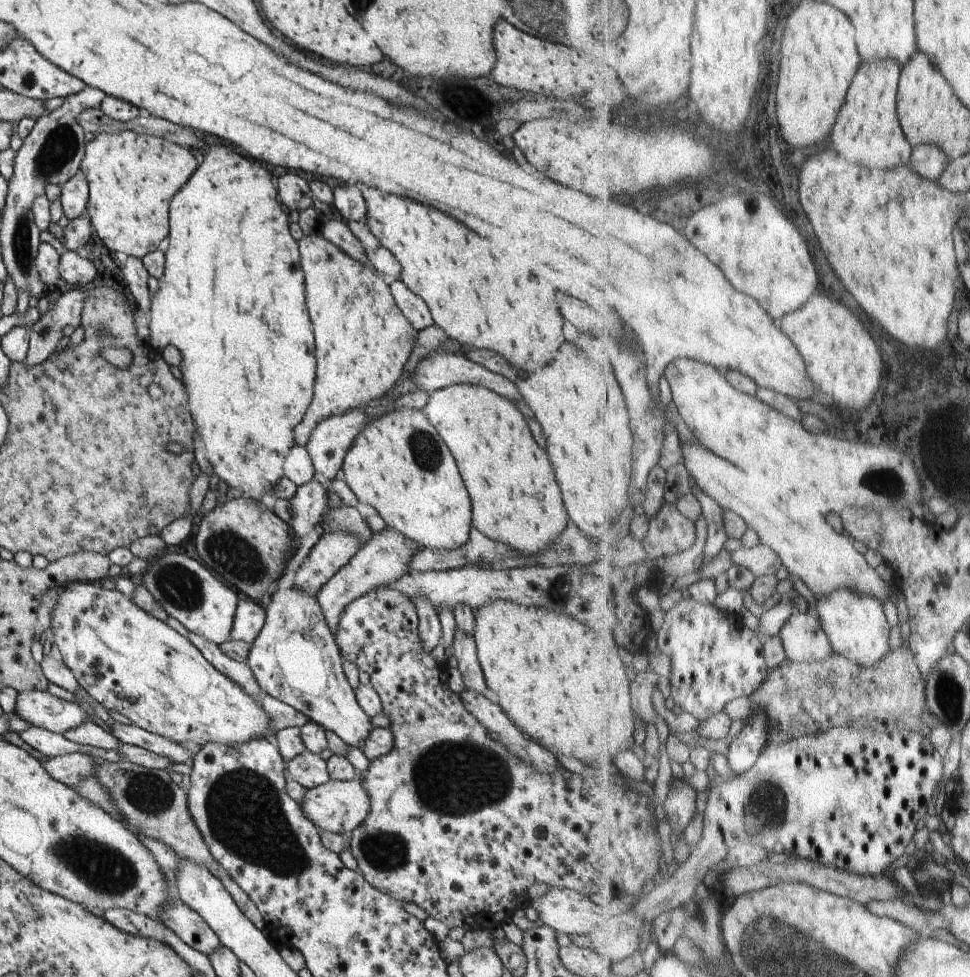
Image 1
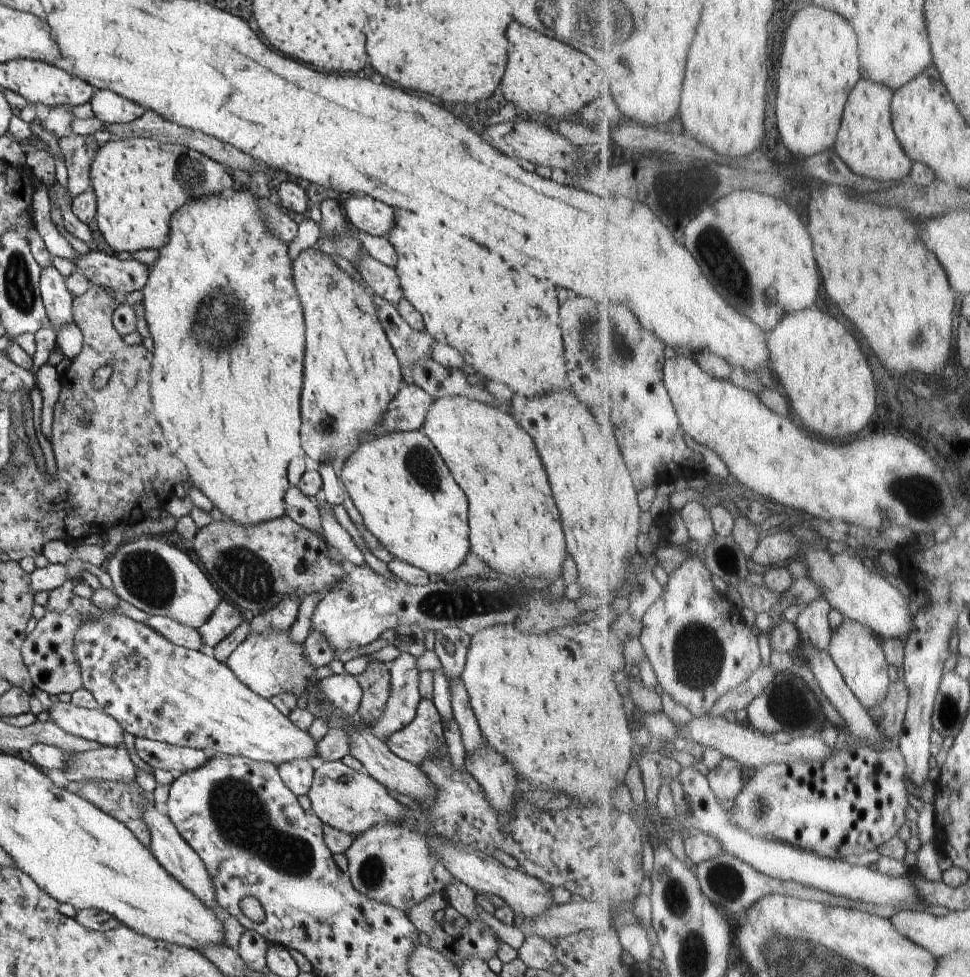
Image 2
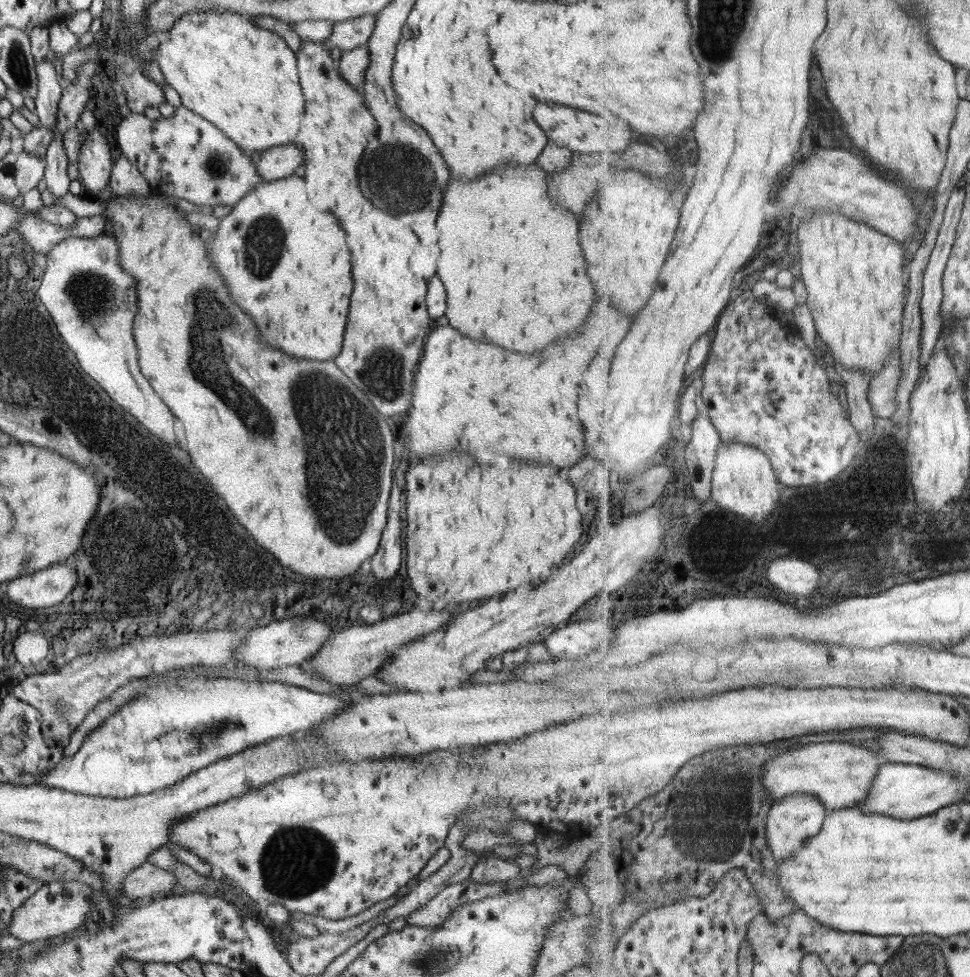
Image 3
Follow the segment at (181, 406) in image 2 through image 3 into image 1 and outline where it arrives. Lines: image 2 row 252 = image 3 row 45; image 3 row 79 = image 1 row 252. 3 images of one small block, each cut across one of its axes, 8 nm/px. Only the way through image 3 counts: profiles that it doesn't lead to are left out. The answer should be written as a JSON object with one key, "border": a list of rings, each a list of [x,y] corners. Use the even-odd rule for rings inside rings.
{"border":[[[205,146],[203,150],[202,164],[194,171],[186,186],[178,191],[172,198],[169,208],[170,222],[170,243],[165,251],[166,263],[164,264],[164,274],[158,283],[158,290],[154,296],[150,297],[150,346],[163,351],[168,344],[176,346],[182,354],[180,362],[180,372],[182,372],[181,384],[186,390],[188,398],[188,408],[194,418],[196,430],[200,434],[200,442],[206,452],[206,460],[212,464],[212,470],[216,476],[226,482],[230,488],[238,488],[244,494],[242,497],[252,500],[264,499],[271,502],[274,484],[283,477],[283,462],[289,450],[295,445],[294,428],[300,424],[306,416],[306,410],[310,408],[310,403],[314,400],[314,384],[316,384],[316,342],[312,323],[308,318],[308,309],[305,303],[305,278],[302,268],[300,268],[301,258],[299,254],[299,242],[294,240],[290,234],[290,223],[288,222],[288,212],[282,212],[281,202],[278,199],[277,189],[272,186],[272,176],[268,170],[264,170],[258,162],[250,162],[248,156],[242,158],[240,154],[232,152],[226,146],[212,146],[208,150]]]}

